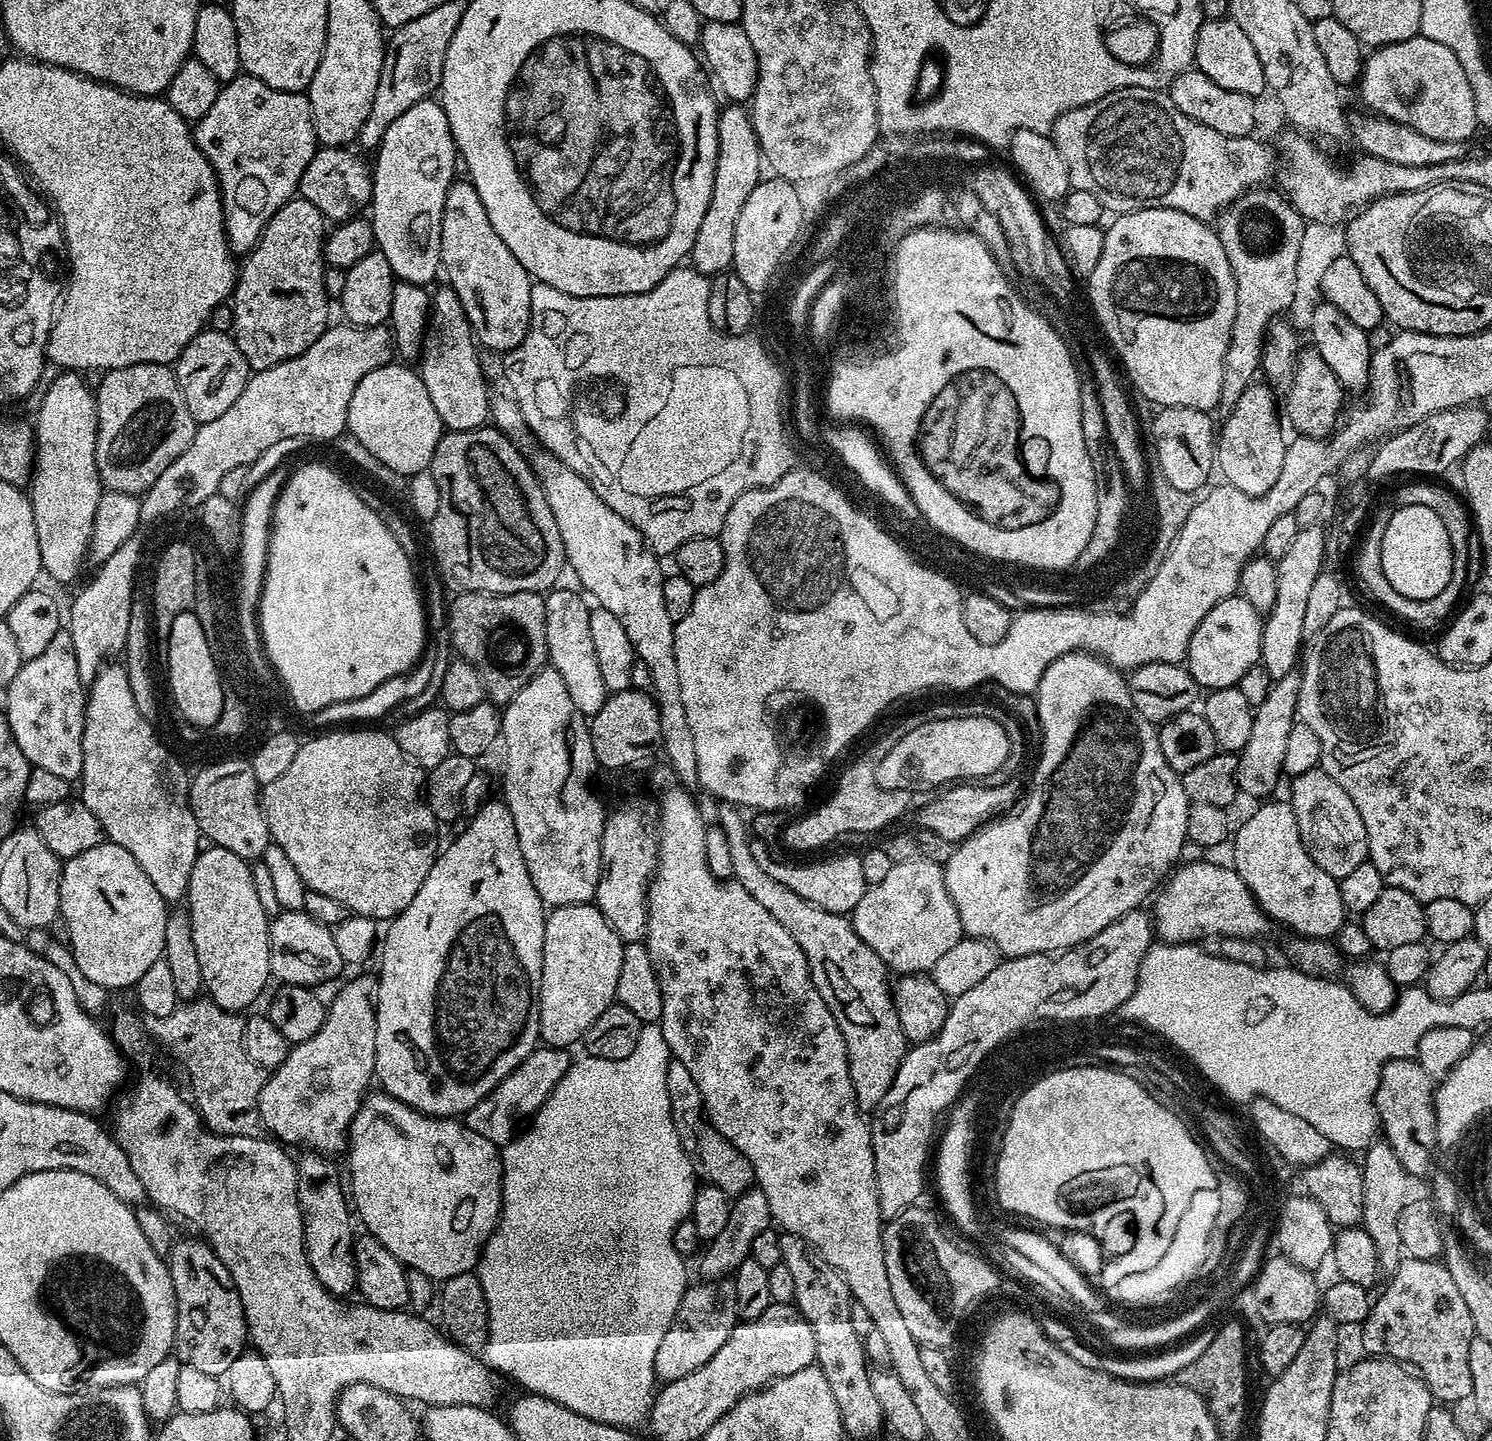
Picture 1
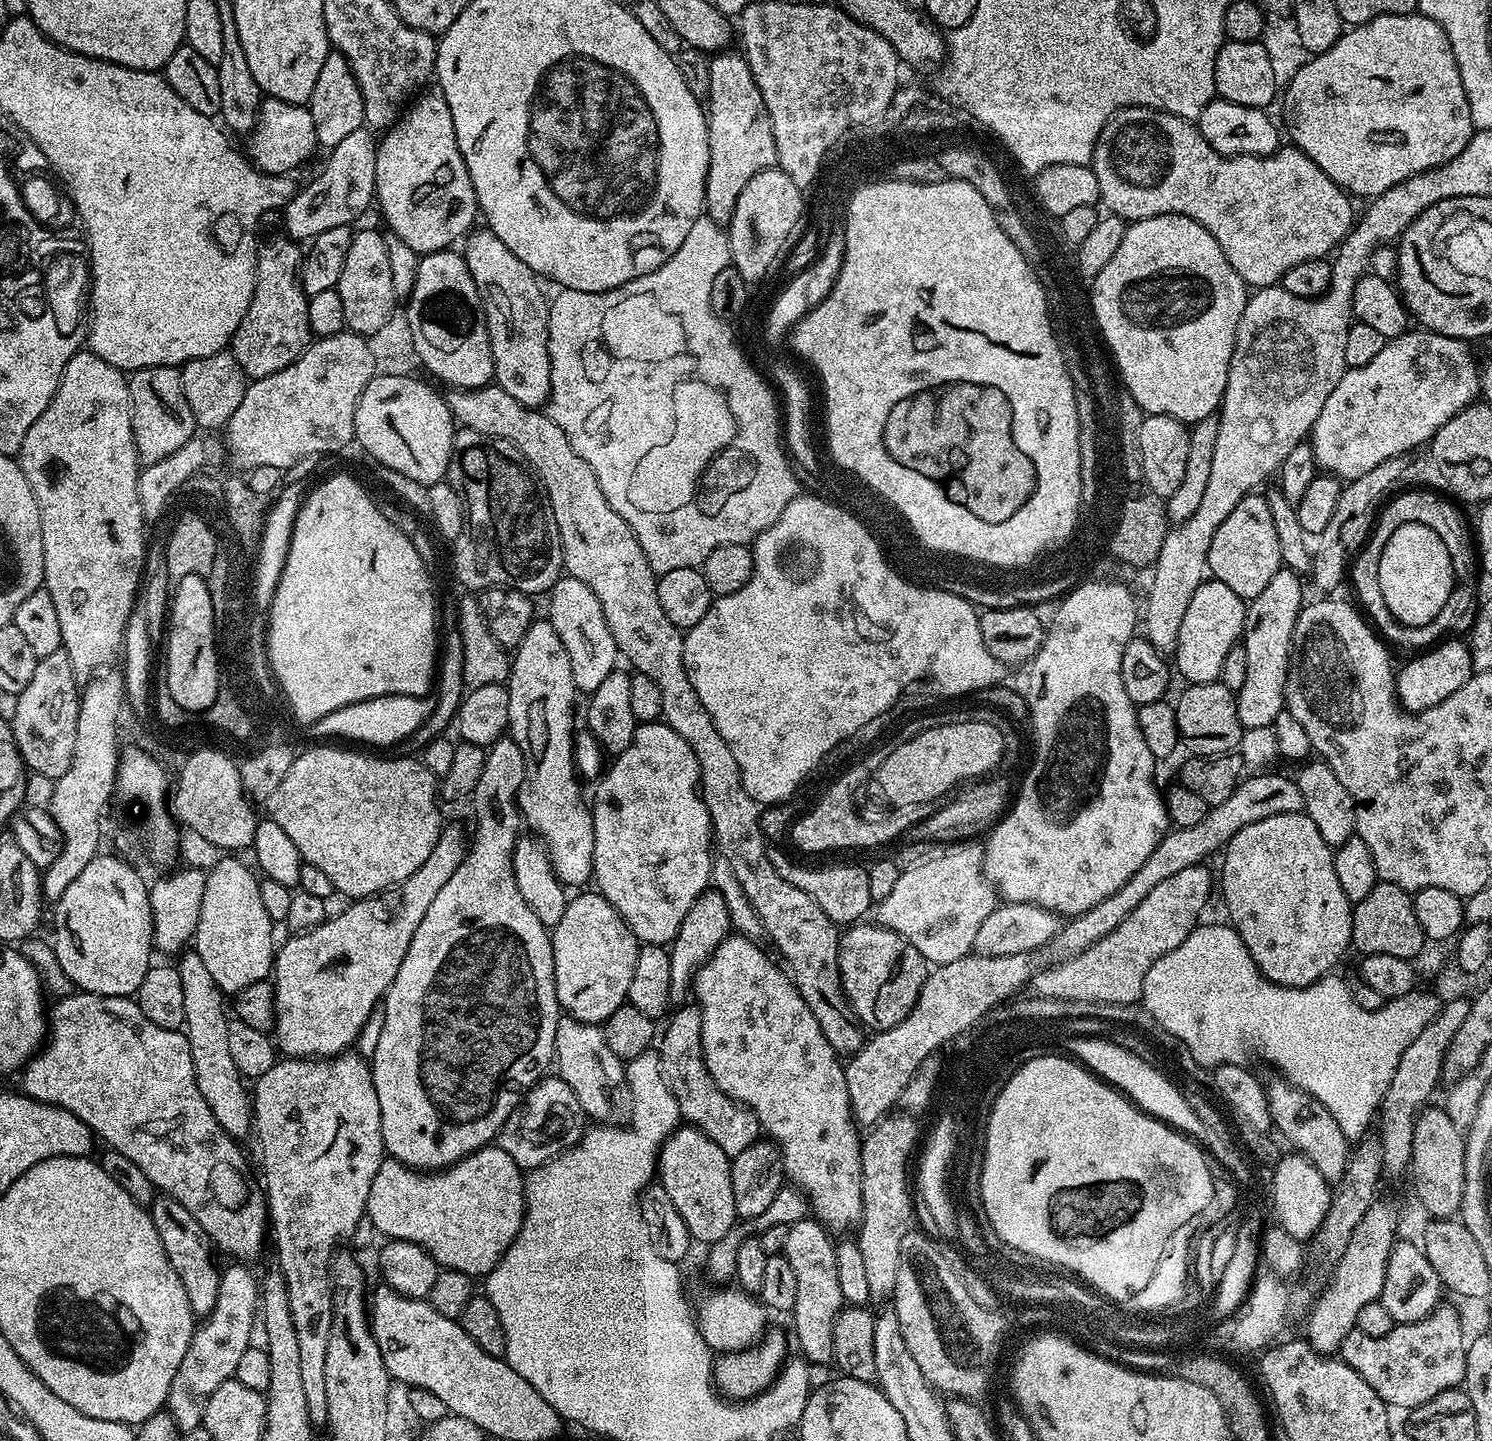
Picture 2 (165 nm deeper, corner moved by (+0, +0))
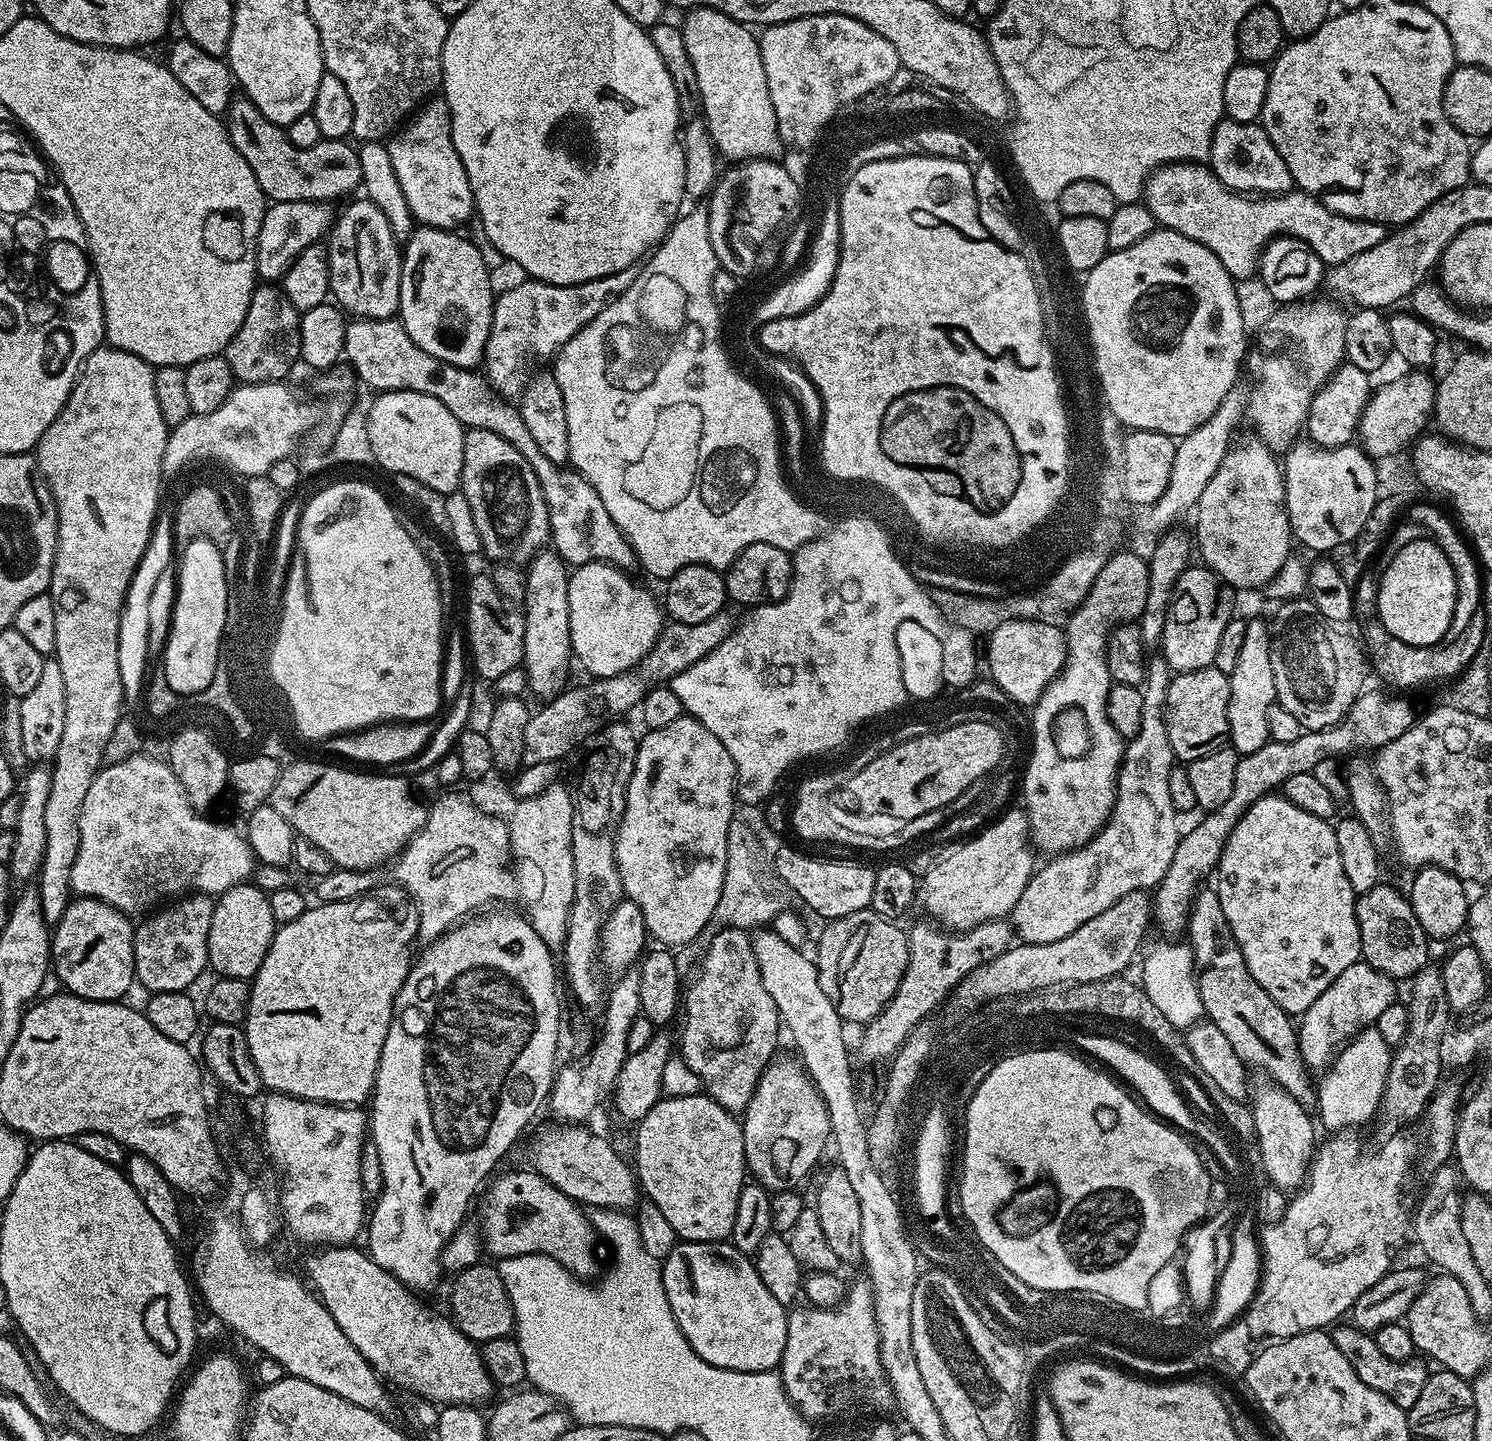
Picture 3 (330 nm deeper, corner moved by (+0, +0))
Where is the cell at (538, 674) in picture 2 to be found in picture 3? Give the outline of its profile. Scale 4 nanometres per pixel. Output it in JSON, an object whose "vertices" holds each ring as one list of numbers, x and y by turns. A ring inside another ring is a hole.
{"vertices":[[542,550,526,565,522,611,526,638,524,639,525,674,528,675,529,693,541,696,547,702,565,691,568,663,573,663,570,642,570,598,568,597,569,565,555,550],[565,683,565,684,564,684]]}

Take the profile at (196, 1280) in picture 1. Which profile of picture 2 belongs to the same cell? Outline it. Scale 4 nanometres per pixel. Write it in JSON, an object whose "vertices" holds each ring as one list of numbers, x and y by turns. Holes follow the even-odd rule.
{"vertices":[[158,1194,150,1205,150,1215,154,1230,158,1230,158,1238,162,1238,162,1250,166,1250,170,1266,174,1266,174,1274,178,1274,178,1278,182,1278,182,1286,186,1286,186,1298,190,1298,193,1317,209,1316,214,1310,214,1302,218,1302,221,1269,216,1268,212,1261,214,1245,208,1239,206,1230,198,1226,198,1218,194,1218,194,1214,190,1214,178,1198]]}

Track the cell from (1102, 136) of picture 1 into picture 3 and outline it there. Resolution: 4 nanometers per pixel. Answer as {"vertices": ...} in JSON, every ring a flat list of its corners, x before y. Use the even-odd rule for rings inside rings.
{"vertices":[[1204,162,1157,168,1144,183,1142,203,1154,214,1159,227,1186,234,1186,238,1209,248,1237,282,1257,275,1264,248,1278,236,1293,236,1306,242,1326,266,1331,266,1378,246,1390,234,1387,224,1339,216,1322,206,1320,200,1299,190,1263,198,1234,192]]}

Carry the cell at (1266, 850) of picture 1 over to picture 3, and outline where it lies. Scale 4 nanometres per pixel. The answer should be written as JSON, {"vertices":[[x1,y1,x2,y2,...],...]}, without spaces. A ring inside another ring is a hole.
{"vertices":[[1269,794,1254,802,1238,826,1234,826,1216,865,1214,887,1222,914,1230,922,1232,937,1242,950,1242,958,1246,958,1254,982,1284,1012,1303,1014,1346,966,1354,966,1361,959,1356,921,1358,894,1342,870,1336,829,1329,821,1296,806,1283,794]]}

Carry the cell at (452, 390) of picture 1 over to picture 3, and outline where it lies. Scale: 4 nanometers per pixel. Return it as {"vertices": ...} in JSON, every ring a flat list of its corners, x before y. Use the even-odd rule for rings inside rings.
{"vertices":[[417,227,402,248,402,282,400,283,400,310,398,319,406,334,434,358,450,362,459,368,475,369,481,363,484,347,492,325,494,291,490,271,482,256,468,241,467,235,447,228]]}

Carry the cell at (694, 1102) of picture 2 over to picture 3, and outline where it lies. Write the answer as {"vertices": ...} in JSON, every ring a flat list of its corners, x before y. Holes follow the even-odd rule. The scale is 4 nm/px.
{"vertices":[[721,928,716,932,717,936,708,944,708,949,704,952,704,957,700,960,700,973,692,980,692,985,687,985,686,991,682,996,682,1018,684,1016,684,1029,680,1032,680,1040,678,1036,678,1056,679,1059,686,1062,686,1066,690,1066,690,1070,694,1070,694,1074,698,1074,703,1091,714,1102,718,1102,718,1106,722,1106,727,1112,733,1114,743,1113,744,1107,750,1102,750,1098,754,1094,756,1084,760,1080,760,1073,764,1071,764,1067,777,1055,776,1043,780,1040,780,1032,782,1036,782,1025,780,1015,774,1006,774,998,770,998,770,994,766,994,766,986,762,984,762,974,758,974,758,958,754,958,754,950,752,949,752,936,742,928]]}

